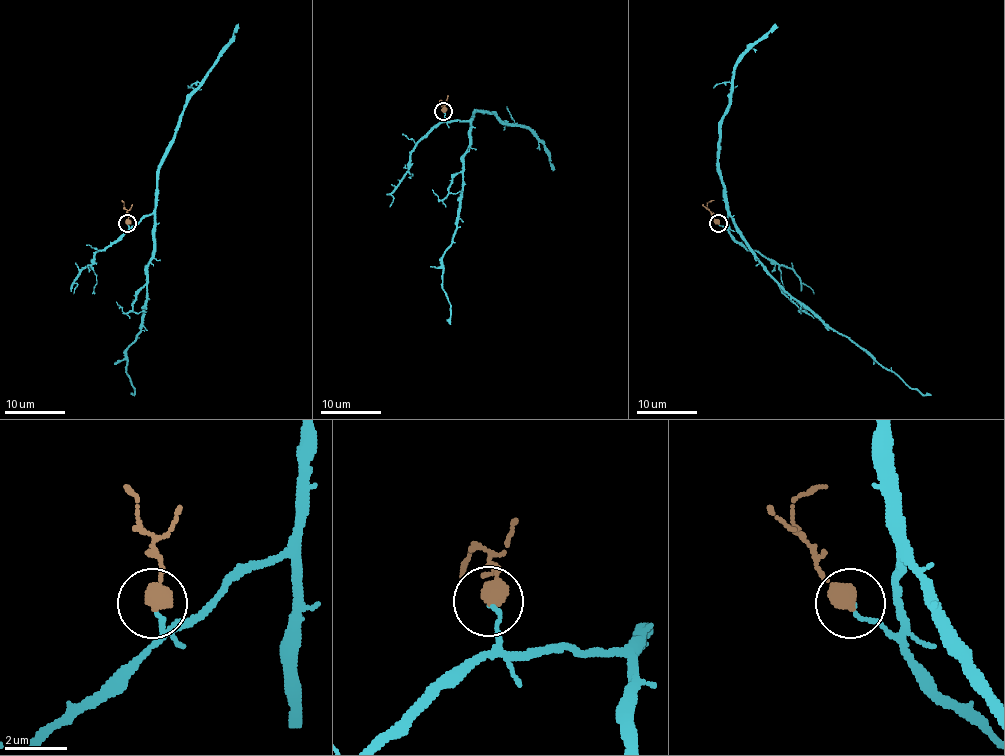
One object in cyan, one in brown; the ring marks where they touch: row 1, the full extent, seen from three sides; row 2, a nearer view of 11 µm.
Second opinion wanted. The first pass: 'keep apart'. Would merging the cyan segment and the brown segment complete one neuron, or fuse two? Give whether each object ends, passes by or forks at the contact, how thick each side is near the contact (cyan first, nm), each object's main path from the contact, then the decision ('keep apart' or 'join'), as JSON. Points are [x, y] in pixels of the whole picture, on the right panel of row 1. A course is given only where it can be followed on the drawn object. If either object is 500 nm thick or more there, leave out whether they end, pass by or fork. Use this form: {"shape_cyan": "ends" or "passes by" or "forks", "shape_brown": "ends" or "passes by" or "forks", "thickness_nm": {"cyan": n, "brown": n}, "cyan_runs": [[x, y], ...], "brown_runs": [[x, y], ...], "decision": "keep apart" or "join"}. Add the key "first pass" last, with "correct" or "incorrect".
{"thickness_nm": {"cyan": 100, "brown": 650}, "cyan_runs": [[719, 222], [727, 228], [730, 215], [736, 231], [754, 257], [791, 296], [866, 350], [912, 388], [931, 395]], "brown_runs": [[718, 222], [707, 207], [707, 203], [713, 200]], "decision": "join", "first pass": "incorrect"}

